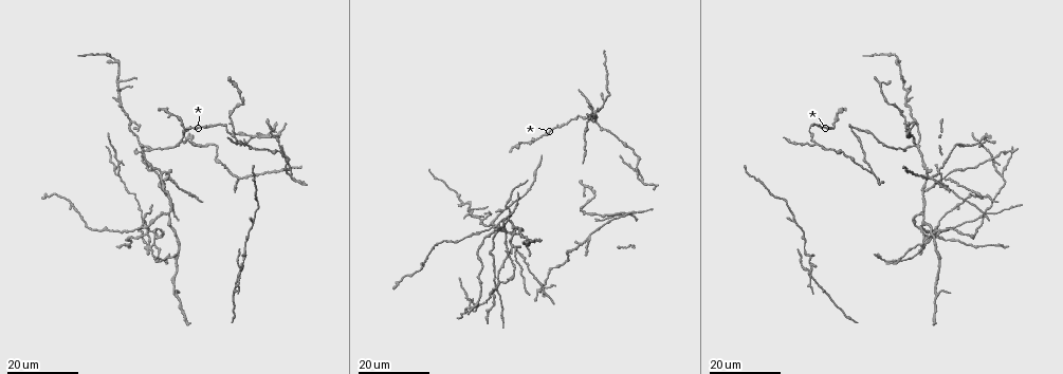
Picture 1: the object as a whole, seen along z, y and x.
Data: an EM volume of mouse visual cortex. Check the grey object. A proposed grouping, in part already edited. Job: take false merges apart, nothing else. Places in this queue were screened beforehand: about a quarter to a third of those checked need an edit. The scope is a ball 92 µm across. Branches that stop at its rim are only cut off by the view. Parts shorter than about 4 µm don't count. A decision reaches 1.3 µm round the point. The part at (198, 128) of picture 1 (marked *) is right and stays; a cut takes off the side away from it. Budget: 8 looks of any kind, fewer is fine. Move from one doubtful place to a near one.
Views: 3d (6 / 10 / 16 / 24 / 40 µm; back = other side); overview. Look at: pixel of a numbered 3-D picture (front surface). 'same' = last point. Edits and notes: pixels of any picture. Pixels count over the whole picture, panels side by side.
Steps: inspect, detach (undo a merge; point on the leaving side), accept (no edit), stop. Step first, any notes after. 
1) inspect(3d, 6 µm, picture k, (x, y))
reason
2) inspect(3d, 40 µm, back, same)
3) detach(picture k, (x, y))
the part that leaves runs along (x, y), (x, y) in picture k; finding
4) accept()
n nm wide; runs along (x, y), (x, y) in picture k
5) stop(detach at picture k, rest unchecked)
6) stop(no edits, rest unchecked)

inspect(3d, 24 µm, picture 1, (236, 178))
branch point

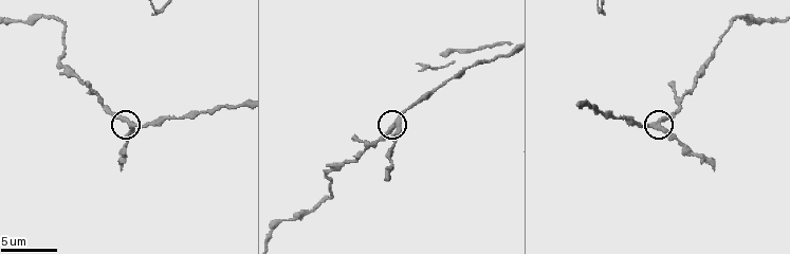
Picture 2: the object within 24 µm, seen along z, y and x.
inspect(3d, 6 µm, picture 2, (396, 126))

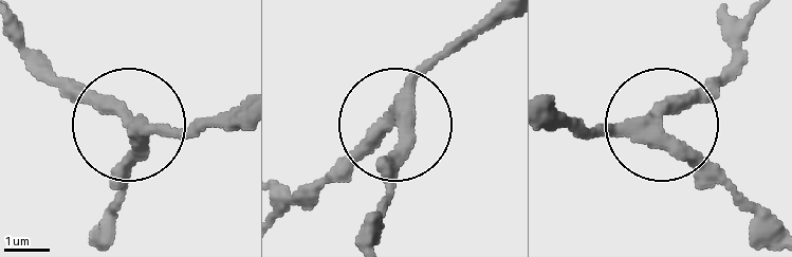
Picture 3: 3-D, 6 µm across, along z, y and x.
inspect(3d, 6 µm, back, picture 3, (656, 125))

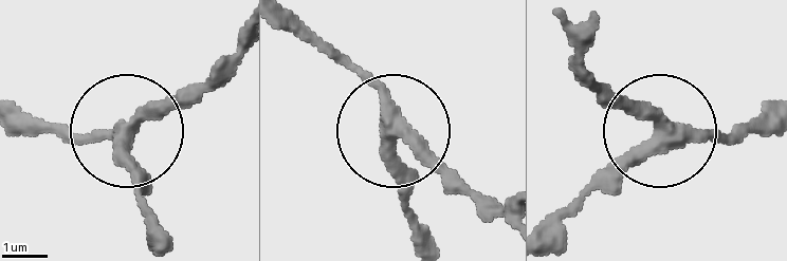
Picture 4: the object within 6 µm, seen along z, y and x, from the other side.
accept()
runs along (26, 119), (72, 138), (126, 134), (141, 215) in picture 4; all the same neuron

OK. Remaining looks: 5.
inspect(3d, 24 µm, picture 1, (129, 121))
small branch off a trunk

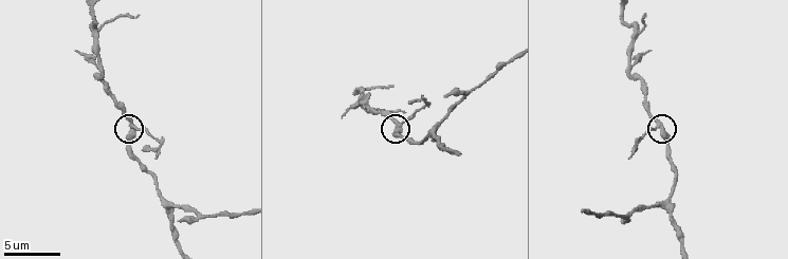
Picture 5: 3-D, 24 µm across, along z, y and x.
inspect(3d, 10 µm, picture 5, (658, 124))

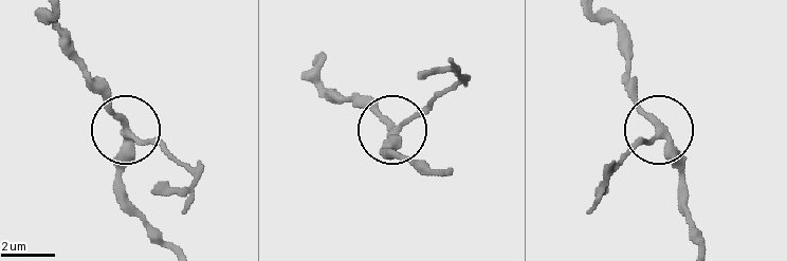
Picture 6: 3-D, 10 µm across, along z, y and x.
accept()
runs along (701, 241), (674, 146), (658, 134), (622, 156) in picture 6; continuous, no second neuron

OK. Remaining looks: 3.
inspect(3d, 16 µm, picture 1, (117, 82))
three arms meet

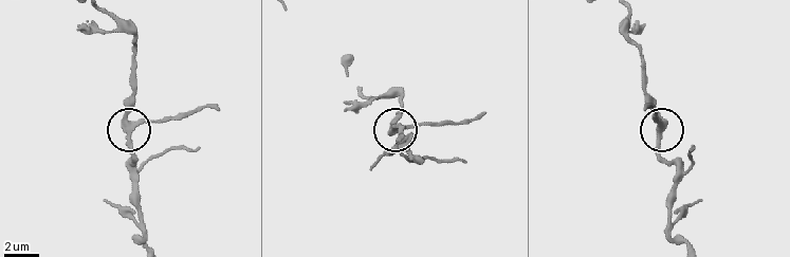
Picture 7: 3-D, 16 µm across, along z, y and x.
inspect(3d, 6 µm, picture 7, (133, 126))

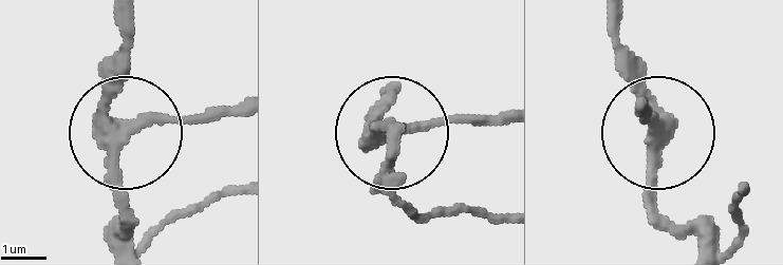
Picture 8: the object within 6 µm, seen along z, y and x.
accept()
side arm 5 µm; runs along (128, 242), (113, 196), (116, 139), (159, 117), (238, 117) in picture 8; continuous, no second neuron

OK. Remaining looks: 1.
stop(no edits, rest unchecked)

